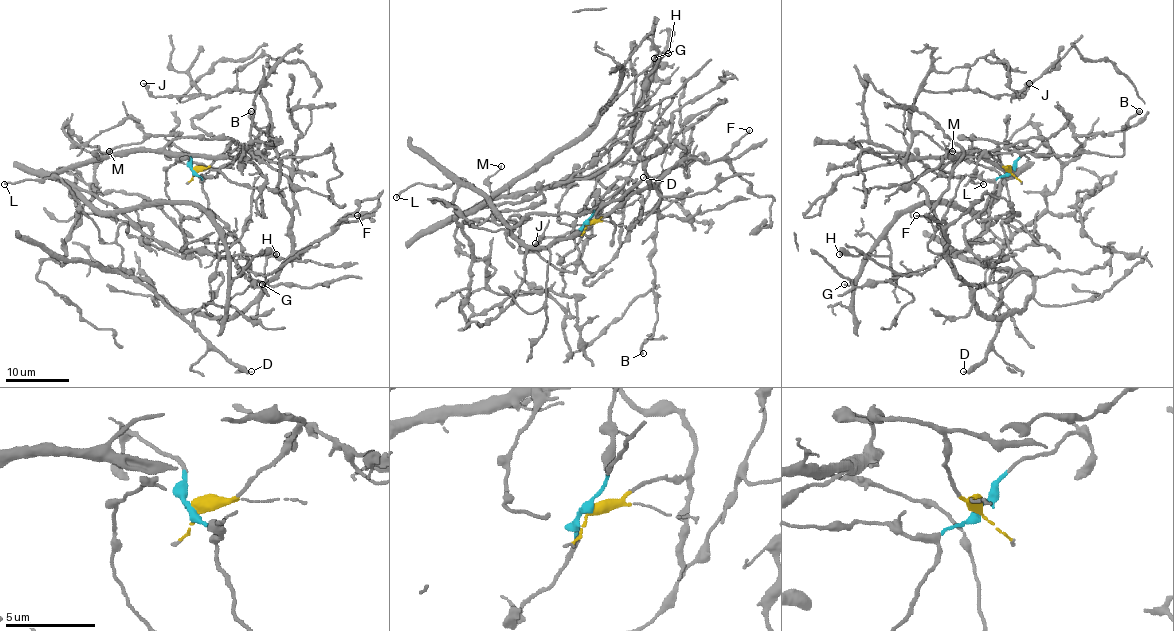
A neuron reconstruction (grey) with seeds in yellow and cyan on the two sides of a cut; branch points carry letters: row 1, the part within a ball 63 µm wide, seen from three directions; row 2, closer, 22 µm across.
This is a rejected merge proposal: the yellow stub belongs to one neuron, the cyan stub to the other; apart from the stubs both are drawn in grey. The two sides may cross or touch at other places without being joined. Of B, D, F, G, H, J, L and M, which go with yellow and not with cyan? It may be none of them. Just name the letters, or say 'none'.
G, H, M

